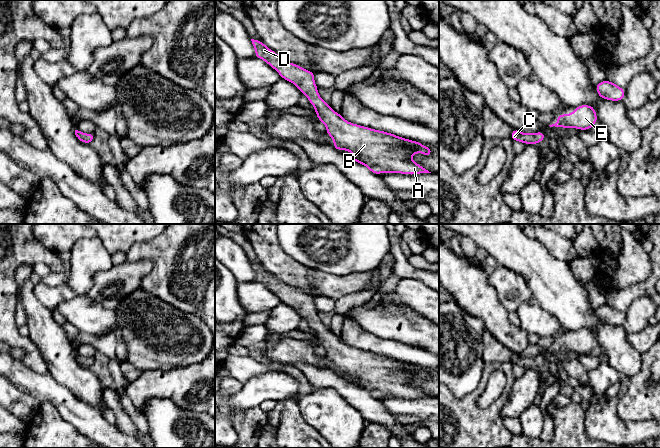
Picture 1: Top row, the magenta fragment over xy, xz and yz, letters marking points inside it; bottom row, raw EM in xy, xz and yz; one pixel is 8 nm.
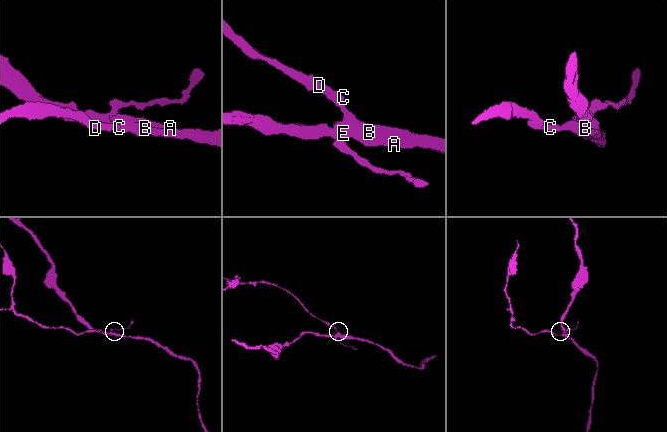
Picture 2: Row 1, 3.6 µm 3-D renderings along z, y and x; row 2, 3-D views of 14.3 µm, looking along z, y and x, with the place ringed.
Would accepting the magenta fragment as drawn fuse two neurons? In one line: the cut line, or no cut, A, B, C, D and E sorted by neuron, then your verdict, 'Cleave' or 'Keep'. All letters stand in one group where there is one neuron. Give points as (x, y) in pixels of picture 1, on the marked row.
No split. Groups: A B C D E. Keep

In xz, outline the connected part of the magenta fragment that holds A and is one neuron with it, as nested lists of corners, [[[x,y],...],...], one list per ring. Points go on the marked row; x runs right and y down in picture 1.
[[[251,39],[255,48],[256,58],[264,60],[269,66],[276,70],[282,79],[293,83],[302,94],[305,94],[309,102],[314,106],[318,120],[326,126],[326,133],[333,139],[333,148],[341,153],[340,149],[353,152],[355,157],[346,156],[350,160],[366,166],[372,173],[400,173],[400,174],[423,174],[431,173],[423,166],[414,162],[411,157],[413,154],[421,152],[424,156],[431,156],[433,151],[428,146],[423,146],[418,141],[405,139],[392,133],[375,130],[365,126],[360,126],[346,121],[338,112],[331,109],[328,103],[324,102],[317,92],[318,87],[314,82],[315,74],[297,64],[290,63],[280,57],[276,52],[269,49],[262,41]]]

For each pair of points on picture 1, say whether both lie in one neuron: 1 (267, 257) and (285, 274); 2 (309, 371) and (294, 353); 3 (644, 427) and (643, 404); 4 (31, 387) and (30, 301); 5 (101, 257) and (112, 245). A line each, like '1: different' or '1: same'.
1: same
2: different
3: different
4: different
5: different

